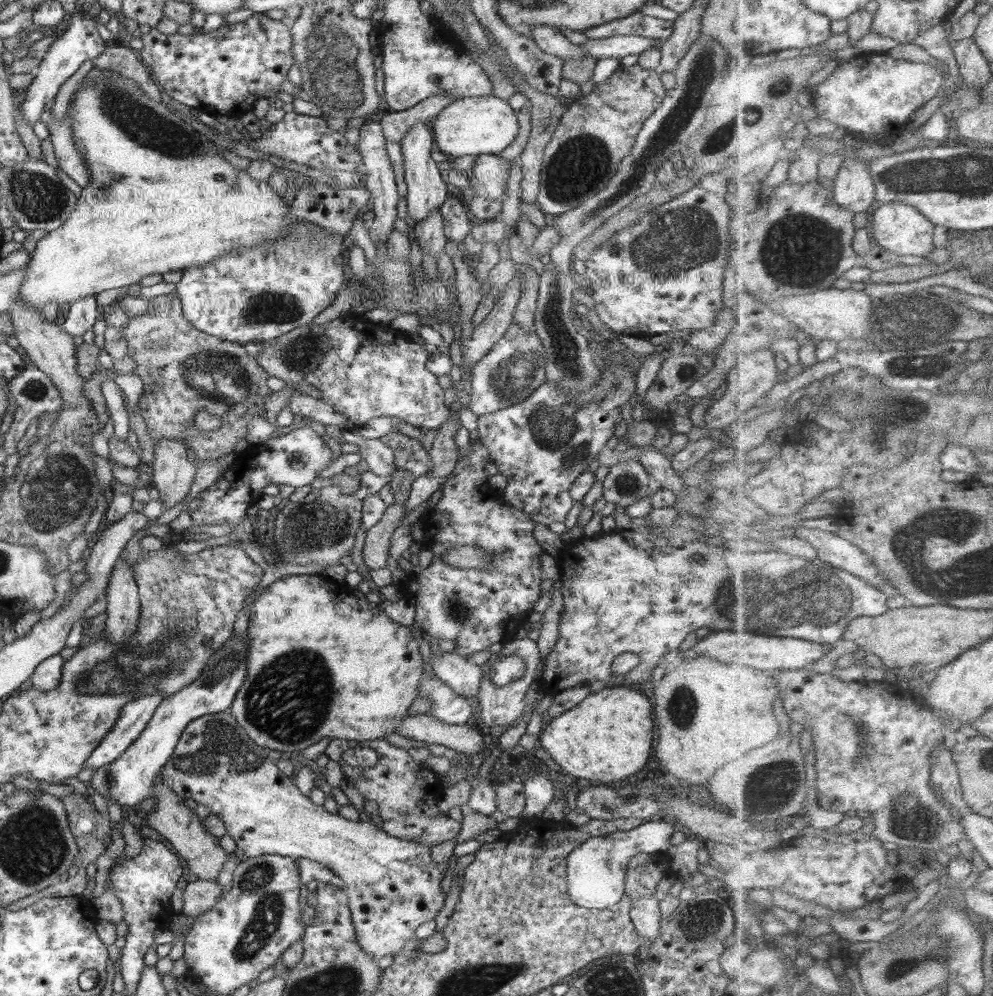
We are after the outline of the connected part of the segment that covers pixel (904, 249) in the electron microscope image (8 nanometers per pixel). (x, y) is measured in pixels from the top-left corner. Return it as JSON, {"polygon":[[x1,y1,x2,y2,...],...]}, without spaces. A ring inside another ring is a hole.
{"polygon":[[905,202,882,205,873,216,871,228,875,242,900,256,928,256,937,249,934,245,936,224,920,209]]}

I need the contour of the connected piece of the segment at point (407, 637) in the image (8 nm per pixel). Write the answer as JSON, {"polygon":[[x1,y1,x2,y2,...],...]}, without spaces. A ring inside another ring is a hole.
{"polygon":[[302,574,298,576,286,576,272,582,270,585,263,588,258,594,253,596,248,610,248,647,246,655,246,682,241,684,233,703,231,704,230,712,236,717,238,724,248,733,248,736,258,745,272,751,280,751,290,754,296,751,302,751,316,742,320,742,322,738,342,738,348,742,360,742,374,739,384,739,387,734,396,732,400,736,413,738,414,740,422,740,439,750,442,746,452,748,456,752,474,756,485,750,489,744,487,734,483,727,475,726,473,723,466,725,455,725,445,723,443,720,437,719,428,713,416,714,411,716,408,714,408,708,413,703,415,698,419,696,421,680,423,679,424,667,422,655,417,639,414,638,408,627,401,626,398,622,394,622,392,617,389,617,380,607,368,601,366,597,357,598,351,593,350,586,344,581,328,581,320,574,310,575]]}

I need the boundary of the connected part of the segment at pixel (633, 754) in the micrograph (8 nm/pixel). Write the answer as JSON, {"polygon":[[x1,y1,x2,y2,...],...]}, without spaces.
{"polygon":[[625,685,605,687,590,693,582,704,553,718,540,734,538,745,550,754,565,774,578,779,615,783,644,769,652,750,652,704,650,700]]}

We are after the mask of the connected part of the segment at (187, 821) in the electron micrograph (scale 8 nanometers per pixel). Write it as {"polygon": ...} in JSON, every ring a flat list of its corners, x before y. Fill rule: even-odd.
{"polygon":[[162,774,156,777,153,784,151,798,156,799,156,809,148,813,147,824,156,832,159,832,174,848,174,852,183,858,184,865,190,869,200,880,217,880,220,870,226,864,229,856,224,848,220,847,219,837,207,831,201,823,202,819,196,816,194,810,183,804,184,798,172,792,162,781]]}

